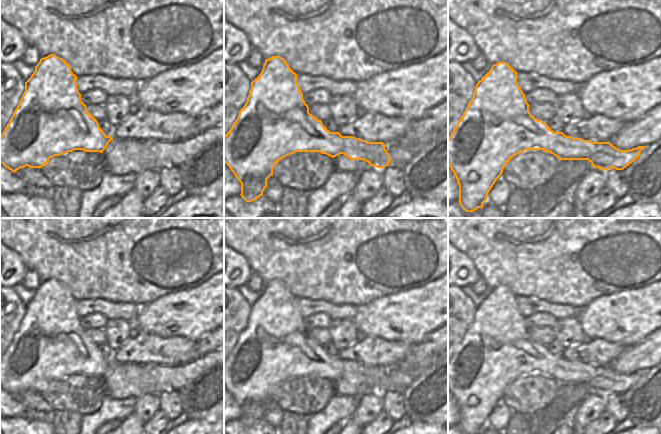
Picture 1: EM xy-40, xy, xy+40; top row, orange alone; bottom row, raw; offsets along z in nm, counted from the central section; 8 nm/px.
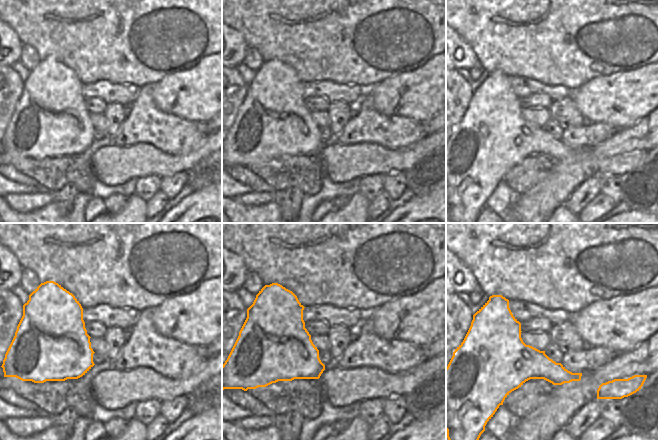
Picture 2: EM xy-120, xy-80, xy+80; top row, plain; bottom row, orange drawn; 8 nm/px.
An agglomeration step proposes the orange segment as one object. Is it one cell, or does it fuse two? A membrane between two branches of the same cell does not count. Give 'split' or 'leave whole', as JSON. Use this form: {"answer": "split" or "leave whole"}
{"answer": "leave whole"}

